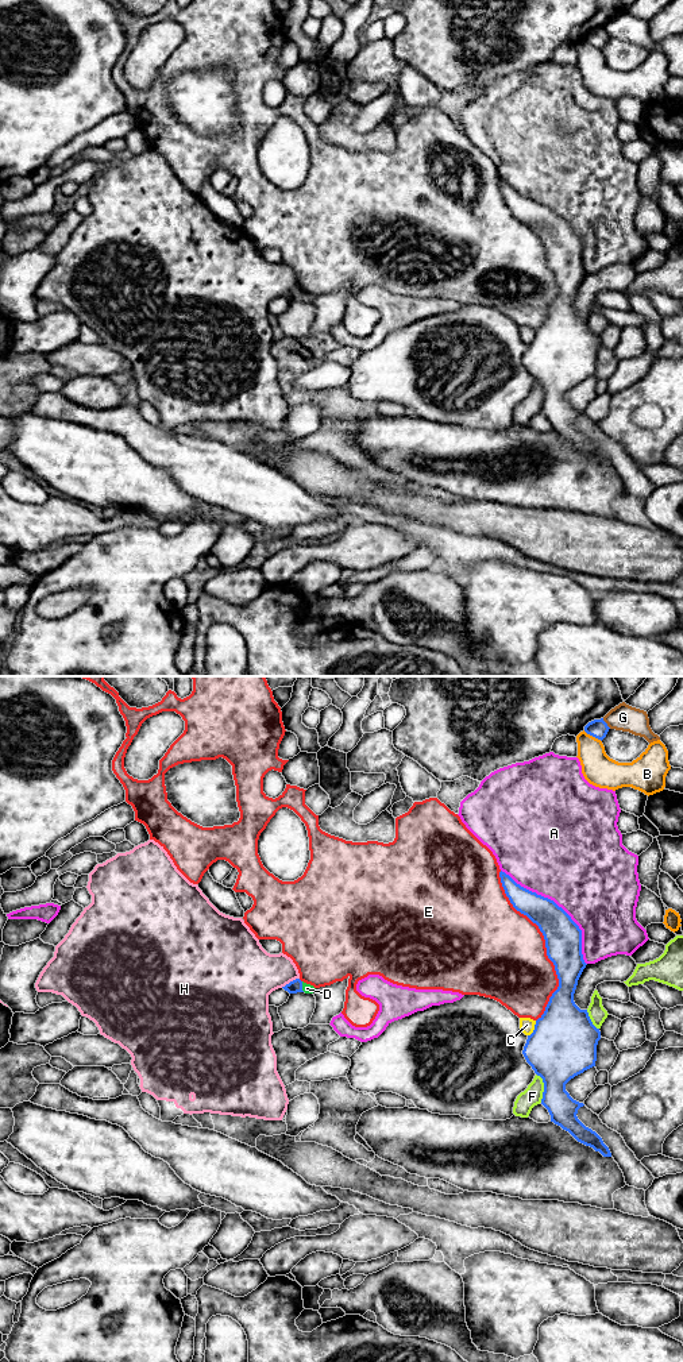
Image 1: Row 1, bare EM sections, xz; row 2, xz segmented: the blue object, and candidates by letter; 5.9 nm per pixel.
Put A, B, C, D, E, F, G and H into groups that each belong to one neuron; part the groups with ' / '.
A / B / C / D / E / F / G / H

